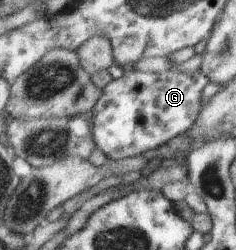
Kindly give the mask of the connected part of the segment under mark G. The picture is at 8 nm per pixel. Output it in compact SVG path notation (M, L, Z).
M179 68L170 69L164 72L141 72L132 70L125 72L121 78L111 80L103 94L99 96L93 106L93 117L91 123L91 138L95 140L95 146L101 150L109 159L120 160L138 155L145 155L149 150L169 143L179 135L187 133L193 126L197 114L202 108L201 96L203 88L209 84L207 76L203 72L181 72Z

